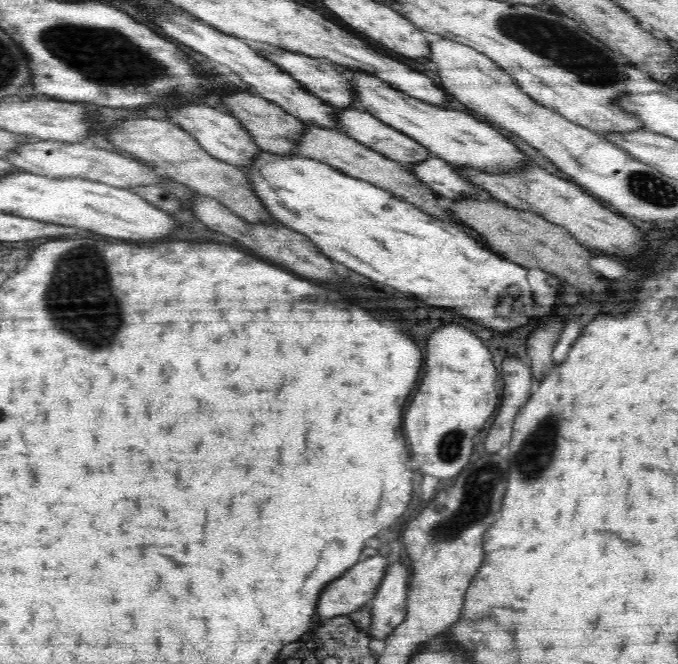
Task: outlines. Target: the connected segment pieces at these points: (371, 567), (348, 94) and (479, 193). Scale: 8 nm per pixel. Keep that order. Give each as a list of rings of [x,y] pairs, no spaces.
[[[370,556],[352,566],[344,578],[338,578],[324,590],[324,594],[320,594],[318,616],[324,620],[367,607],[386,574],[388,564],[388,556]]]
[[[282,50],[280,54],[268,51],[258,52],[264,55],[268,61],[276,63],[280,69],[290,73],[306,91],[314,93],[318,98],[327,102],[329,105],[337,108],[352,108],[355,107],[356,93],[354,93],[354,83],[352,83],[352,76],[347,75],[342,68],[339,68],[331,60],[327,58],[310,57],[298,52],[290,50]]]
[[[431,156],[424,162],[408,165],[408,169],[421,182],[430,185],[430,189],[440,197],[450,198],[452,201],[456,198],[470,198],[470,196],[480,199],[490,197],[484,188],[470,183],[464,176],[459,176],[458,171],[440,157]]]

